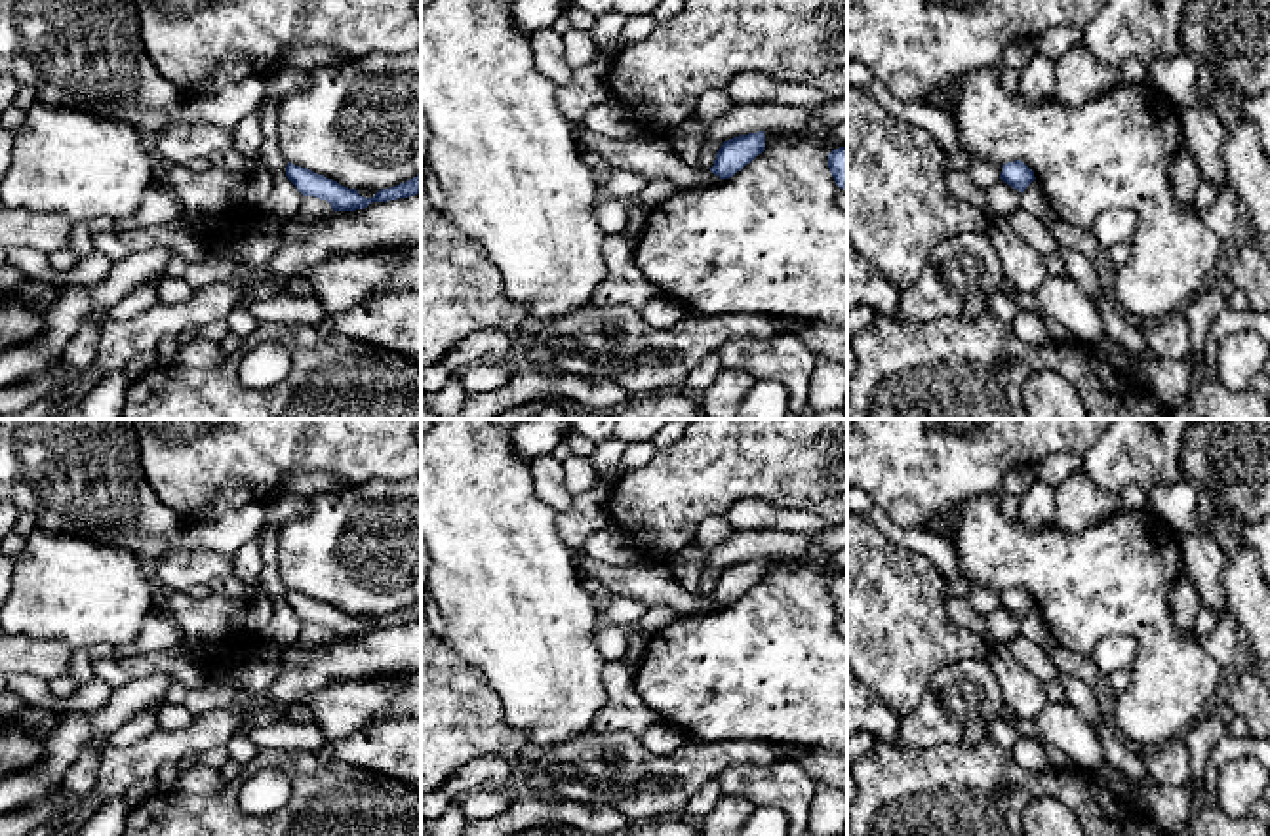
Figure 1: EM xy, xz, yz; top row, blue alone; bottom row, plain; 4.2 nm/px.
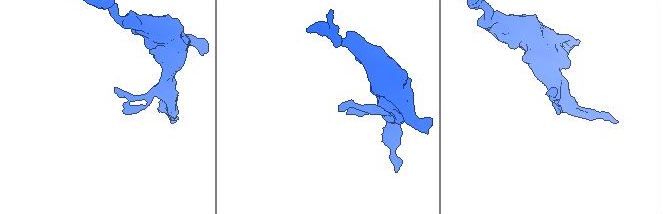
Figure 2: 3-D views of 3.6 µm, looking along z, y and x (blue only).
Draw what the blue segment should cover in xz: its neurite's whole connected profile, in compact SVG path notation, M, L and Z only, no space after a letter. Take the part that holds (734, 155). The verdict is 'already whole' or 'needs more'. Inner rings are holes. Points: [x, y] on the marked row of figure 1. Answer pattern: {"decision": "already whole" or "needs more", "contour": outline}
{"decision": "already whole", "contour": "M764 131L733 137L722 143L710 171L720 179L729 179L764 150Z"}

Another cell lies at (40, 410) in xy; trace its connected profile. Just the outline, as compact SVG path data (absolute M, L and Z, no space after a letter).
M36 402L23 409L21 413L0 415L0 419L65 419L48 402Z

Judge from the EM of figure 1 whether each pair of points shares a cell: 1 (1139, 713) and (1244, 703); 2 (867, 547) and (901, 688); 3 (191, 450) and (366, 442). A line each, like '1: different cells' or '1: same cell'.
1: different cells
2: same cell
3: same cell

